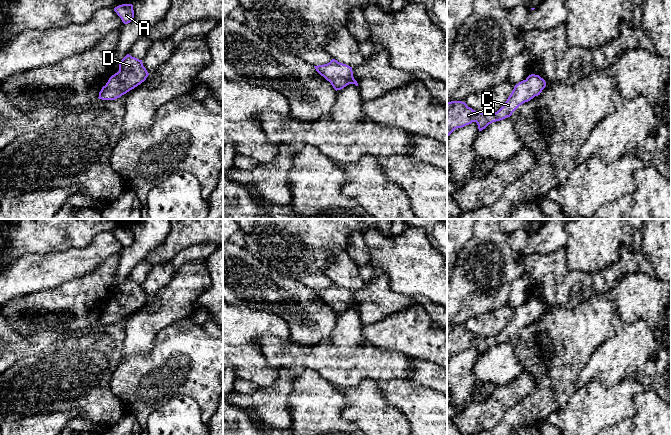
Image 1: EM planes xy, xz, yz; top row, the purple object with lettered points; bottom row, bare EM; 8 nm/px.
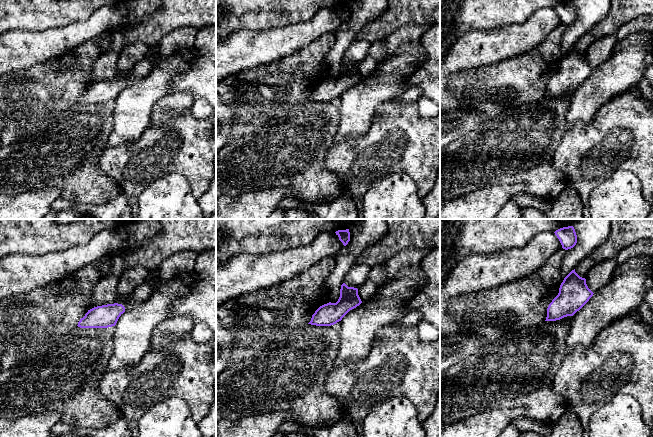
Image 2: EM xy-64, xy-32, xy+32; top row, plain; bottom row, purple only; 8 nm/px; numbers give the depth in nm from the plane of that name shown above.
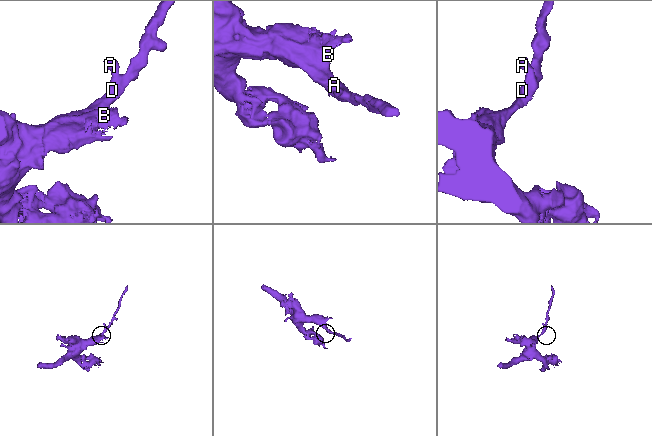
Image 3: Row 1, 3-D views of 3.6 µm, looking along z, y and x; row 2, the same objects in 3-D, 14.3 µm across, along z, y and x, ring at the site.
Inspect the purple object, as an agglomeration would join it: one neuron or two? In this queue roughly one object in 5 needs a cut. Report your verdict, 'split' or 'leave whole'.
leave whole

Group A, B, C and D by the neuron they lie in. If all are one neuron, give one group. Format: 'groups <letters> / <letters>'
groups A B C D

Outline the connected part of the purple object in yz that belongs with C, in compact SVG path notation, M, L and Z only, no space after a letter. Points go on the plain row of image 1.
M531 298L525 304L515 309L504 329L495 337L482 337L468 331L465 326L451 325L447 327L447 360L455 353L476 346L479 355L489 348L510 341L523 327L540 319L546 311L546 306L539 299Z

